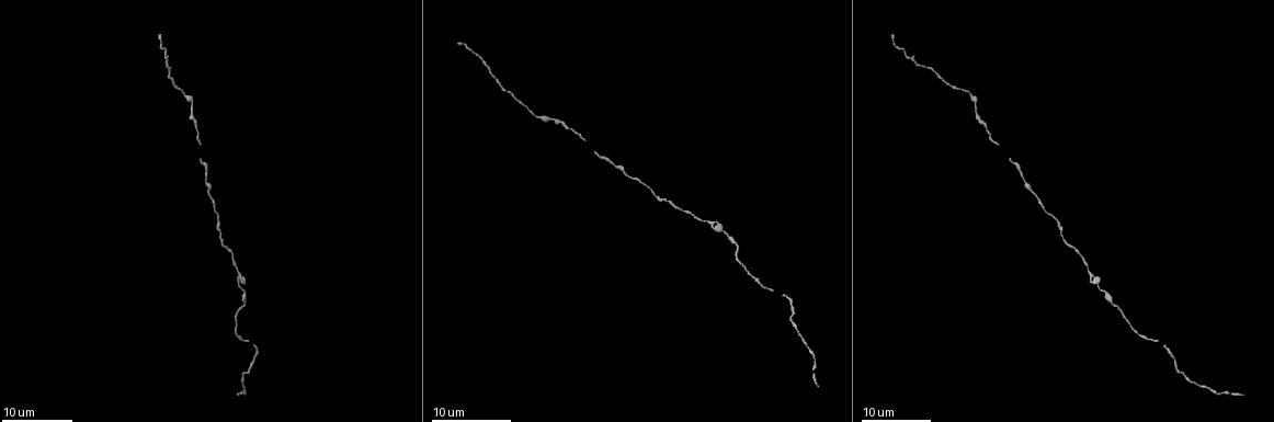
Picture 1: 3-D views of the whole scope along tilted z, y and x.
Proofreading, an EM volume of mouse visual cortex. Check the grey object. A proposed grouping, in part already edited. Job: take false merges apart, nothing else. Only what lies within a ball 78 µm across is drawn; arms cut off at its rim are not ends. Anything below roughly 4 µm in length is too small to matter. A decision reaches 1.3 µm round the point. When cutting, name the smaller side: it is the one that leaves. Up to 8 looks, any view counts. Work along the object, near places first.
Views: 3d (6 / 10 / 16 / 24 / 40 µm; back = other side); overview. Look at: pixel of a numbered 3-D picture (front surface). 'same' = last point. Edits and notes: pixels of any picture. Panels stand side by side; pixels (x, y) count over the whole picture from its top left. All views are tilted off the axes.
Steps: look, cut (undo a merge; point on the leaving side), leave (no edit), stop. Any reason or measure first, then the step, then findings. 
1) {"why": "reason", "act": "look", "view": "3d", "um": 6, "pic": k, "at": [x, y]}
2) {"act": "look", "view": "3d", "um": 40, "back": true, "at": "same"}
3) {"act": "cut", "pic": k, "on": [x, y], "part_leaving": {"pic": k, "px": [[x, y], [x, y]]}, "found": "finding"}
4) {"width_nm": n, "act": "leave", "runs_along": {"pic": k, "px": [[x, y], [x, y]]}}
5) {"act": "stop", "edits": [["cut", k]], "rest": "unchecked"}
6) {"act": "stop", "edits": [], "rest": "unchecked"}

{"why": "sudden change in width", "act": "look", "view": "3d", "um": 16, "pic": 1, "at": [716, 226]}

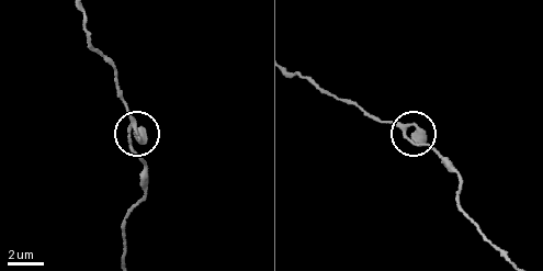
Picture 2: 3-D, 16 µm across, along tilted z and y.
{"act": "look", "view": "3d", "um": 10, "pic": 2, "at": [413, 136]}

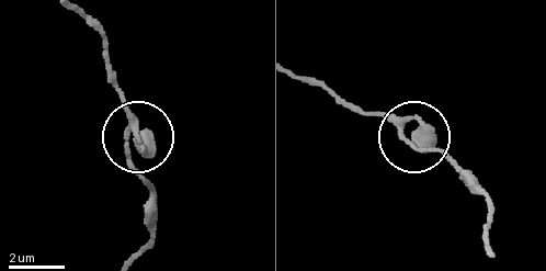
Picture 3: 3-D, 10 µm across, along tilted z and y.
{"act": "look", "view": "3d", "um": 6, "pic": 3, "at": [132, 141]}

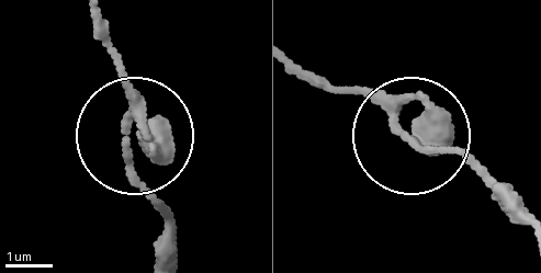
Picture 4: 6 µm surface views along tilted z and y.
{"width_nm": 440, "act": "leave", "found": "all the same cell"}

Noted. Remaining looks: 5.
{"why": "thick turns thin", "act": "look", "view": "3d", "um": 24, "pic": 1, "at": [737, 243]}

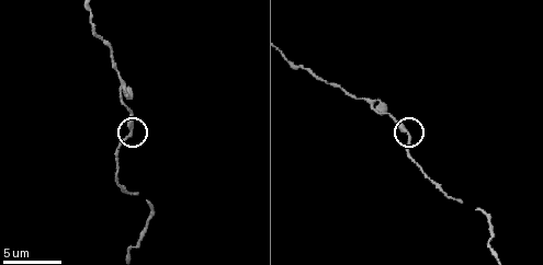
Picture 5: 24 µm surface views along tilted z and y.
{"act": "look", "view": "3d", "um": 6, "pic": 5, "at": [406, 134]}

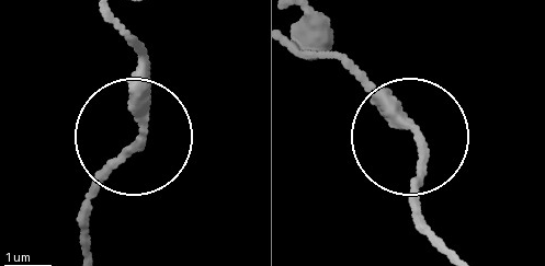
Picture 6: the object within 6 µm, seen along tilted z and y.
{"why": "other side", "act": "look", "view": "3d", "um": 6, "back": true, "pic": 6, "at": [143, 128]}

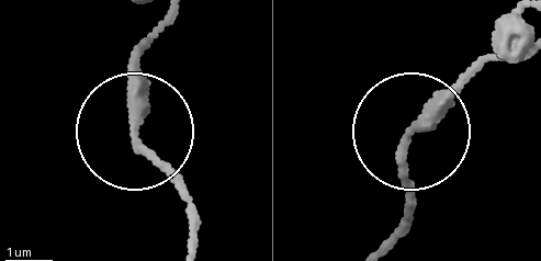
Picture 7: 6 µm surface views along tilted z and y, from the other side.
{"width_nm": 250, "act": "leave", "runs_along": {"pic": 7, "px": [[165, 14], [139, 61], [132, 136], [187, 210]]}, "found": "all the same cell"}

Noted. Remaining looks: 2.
{"why": "calibre changes", "act": "look", "view": "3d", "um": 24, "pic": 1, "at": [970, 93]}

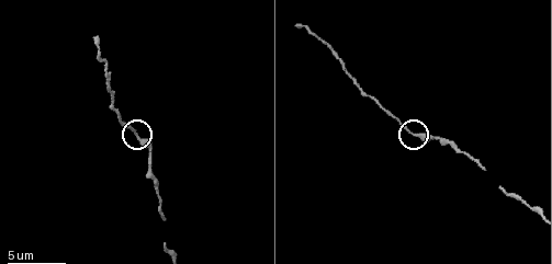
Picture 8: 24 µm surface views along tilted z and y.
{"act": "look", "view": "3d", "um": 10, "pic": 8, "at": [136, 135]}

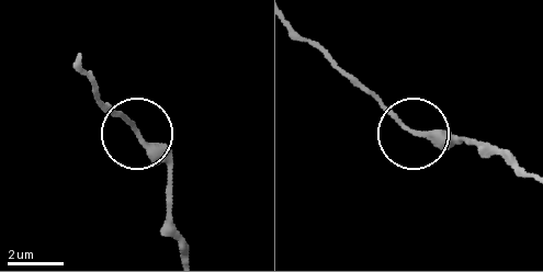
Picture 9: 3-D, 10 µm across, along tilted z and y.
{"act": "leave", "found": "one cell here"}

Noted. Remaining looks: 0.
{"act": "stop", "edits": [], "rest": "unchecked"}

